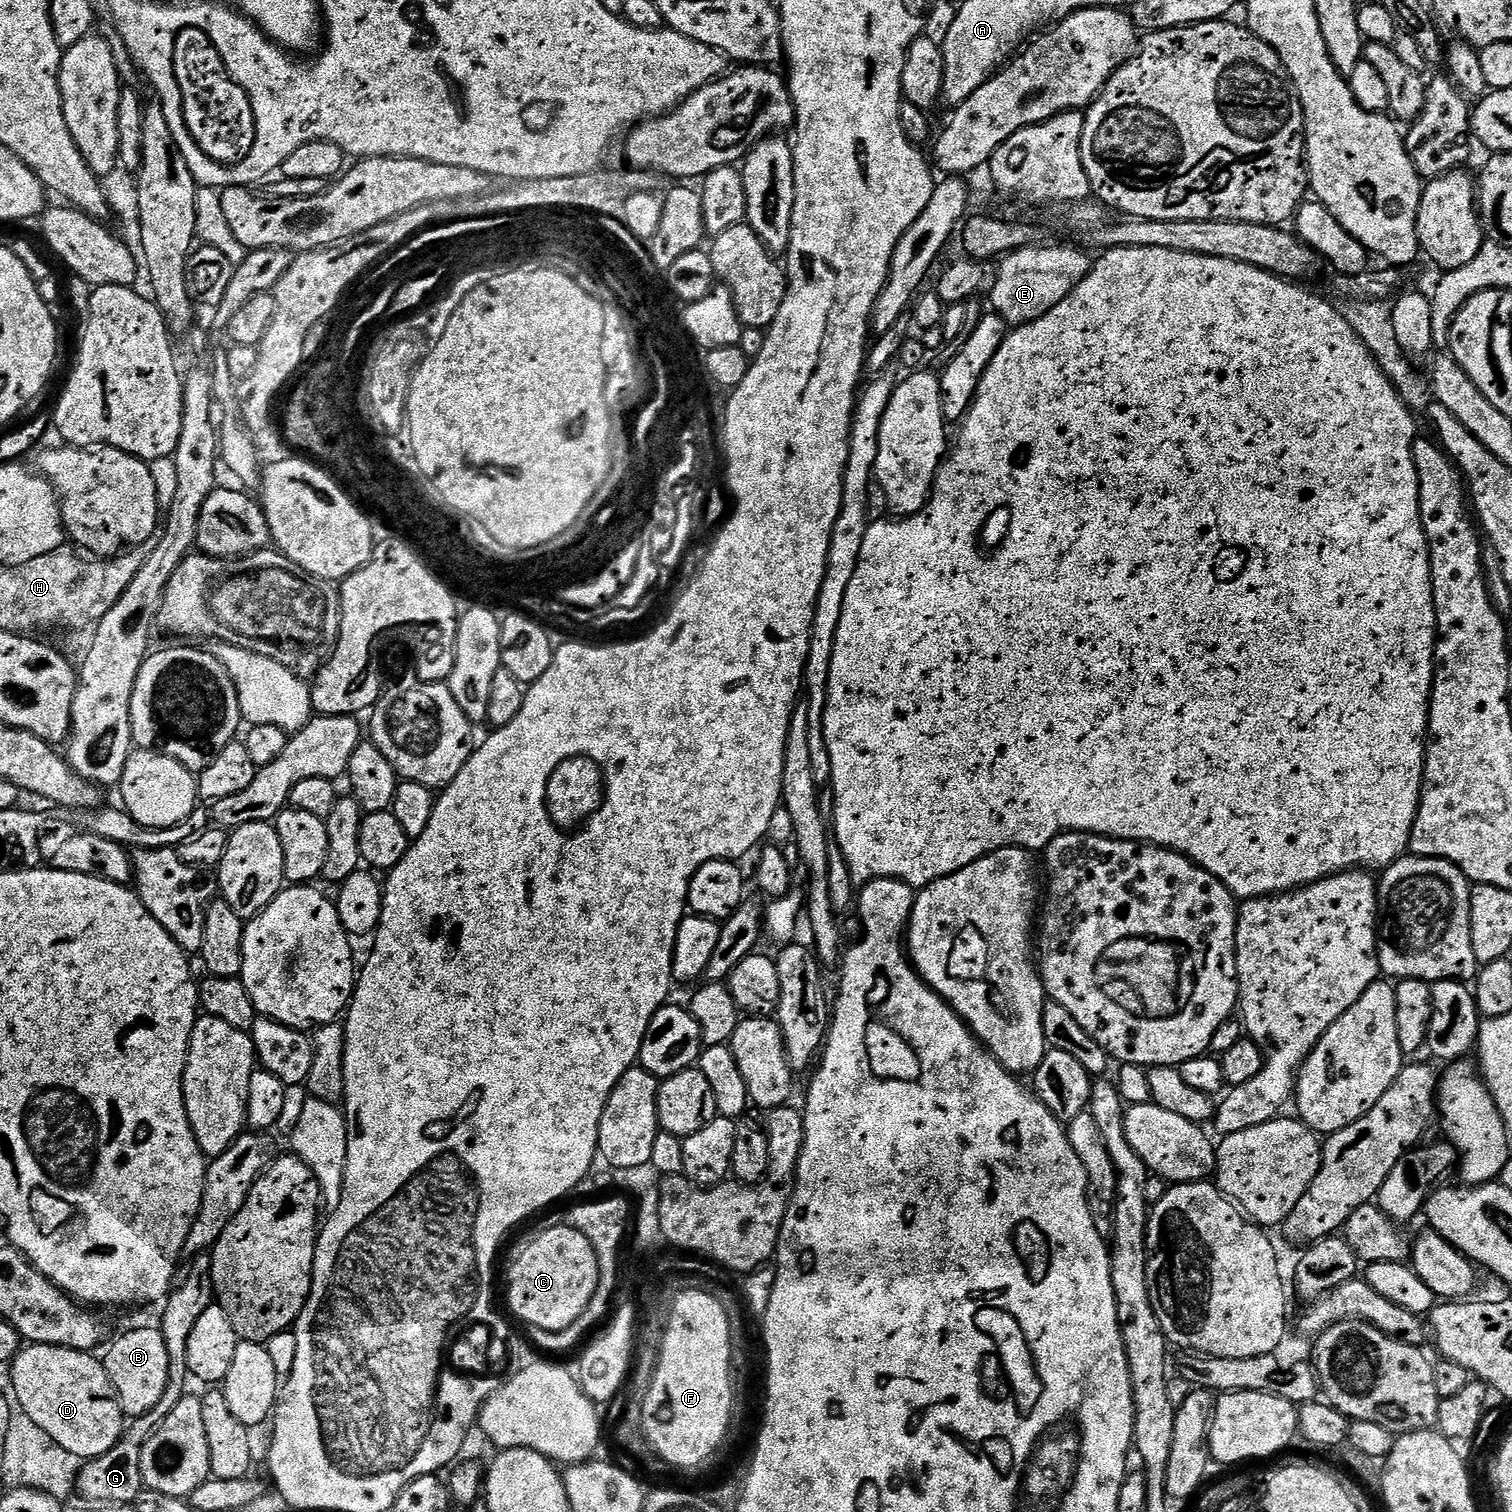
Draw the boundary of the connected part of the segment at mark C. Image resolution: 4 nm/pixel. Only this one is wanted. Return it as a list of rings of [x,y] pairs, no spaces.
[[[567,1226],[548,1228],[545,1232],[538,1233],[525,1246],[524,1253],[513,1262],[512,1273],[508,1276],[508,1304],[524,1326],[561,1332],[566,1330],[566,1326],[570,1326],[570,1322],[578,1322],[586,1306],[590,1306],[590,1298],[594,1298],[594,1290],[599,1281],[598,1258],[588,1239],[578,1230]]]

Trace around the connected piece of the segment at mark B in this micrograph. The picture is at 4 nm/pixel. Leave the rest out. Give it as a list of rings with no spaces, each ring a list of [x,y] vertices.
[[[152,1326],[132,1328],[114,1340],[107,1345],[108,1353],[102,1356],[104,1369],[110,1378],[112,1389],[116,1391],[116,1399],[119,1400],[125,1417],[142,1416],[156,1406],[166,1389],[169,1371],[166,1338],[162,1338],[159,1327]]]

